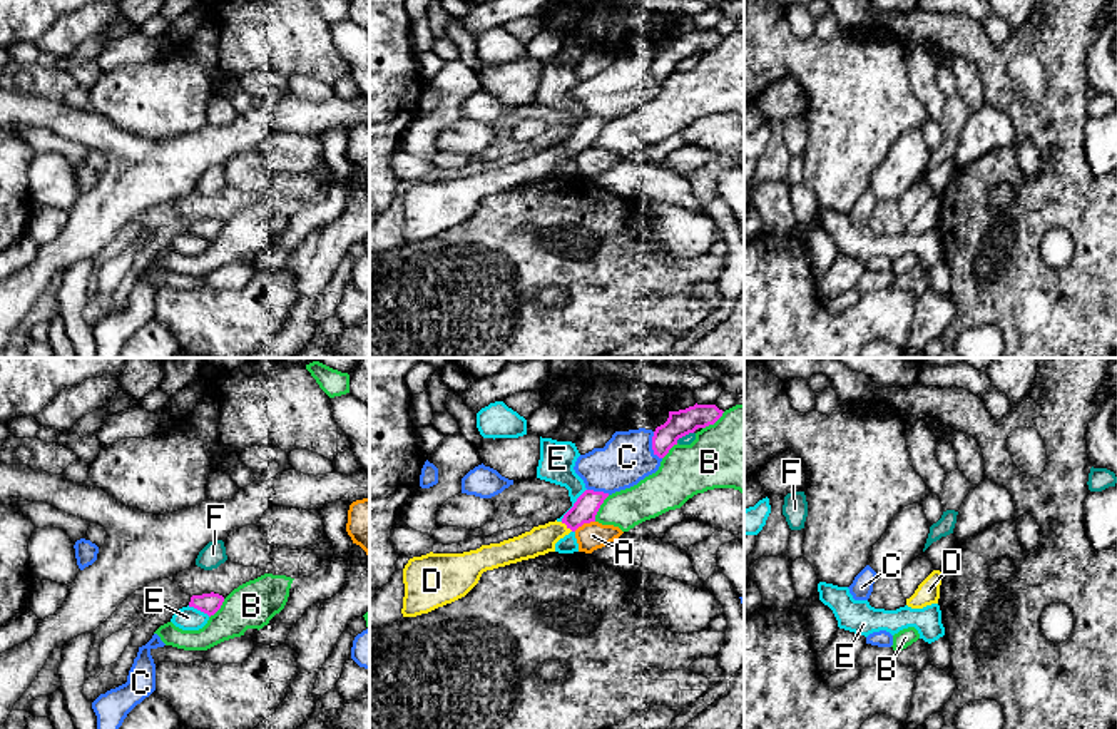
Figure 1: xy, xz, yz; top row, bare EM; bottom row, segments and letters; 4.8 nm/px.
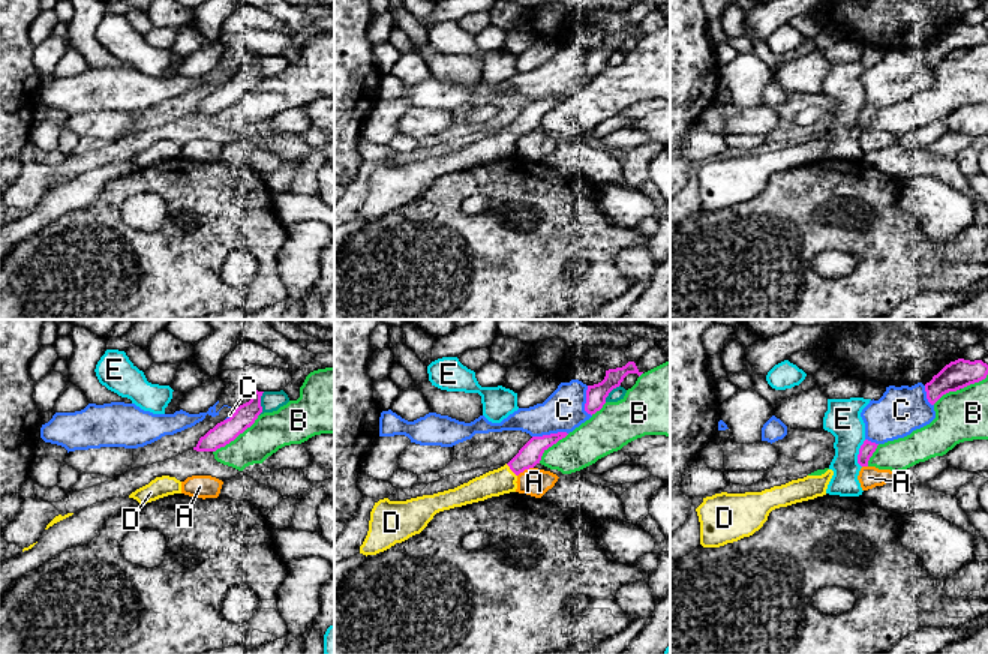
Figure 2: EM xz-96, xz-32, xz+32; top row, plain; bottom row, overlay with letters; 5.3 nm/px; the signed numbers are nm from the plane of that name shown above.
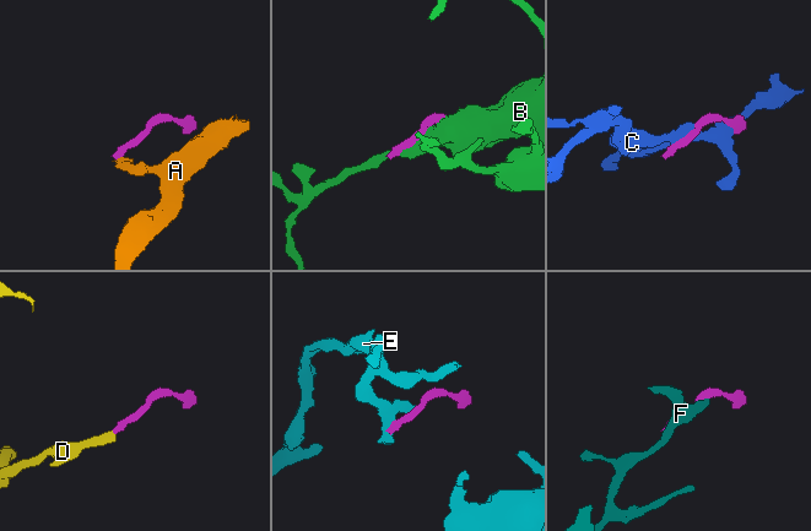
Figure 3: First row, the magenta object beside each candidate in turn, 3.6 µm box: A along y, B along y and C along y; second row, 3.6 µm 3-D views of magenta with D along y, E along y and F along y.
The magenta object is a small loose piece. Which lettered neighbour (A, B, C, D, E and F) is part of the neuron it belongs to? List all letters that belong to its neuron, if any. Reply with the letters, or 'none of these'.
D

